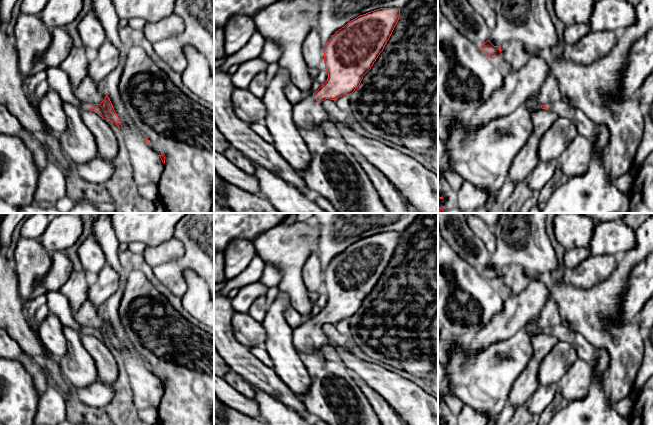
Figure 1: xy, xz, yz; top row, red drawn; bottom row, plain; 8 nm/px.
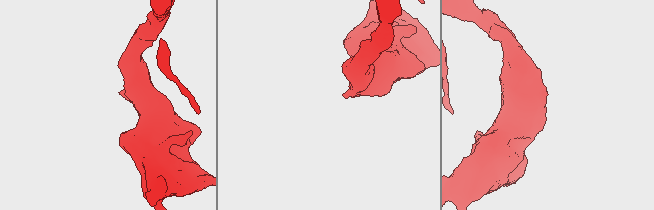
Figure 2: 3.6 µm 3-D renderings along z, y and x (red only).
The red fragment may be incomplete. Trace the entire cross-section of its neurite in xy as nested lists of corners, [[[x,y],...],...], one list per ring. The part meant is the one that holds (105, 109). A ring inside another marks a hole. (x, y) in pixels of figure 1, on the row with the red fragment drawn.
[[[106,95],[105,99],[100,104],[81,103],[79,109],[91,110],[97,113],[106,121],[114,123],[119,129],[122,128],[119,117],[117,116],[110,98]]]

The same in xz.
[[[380,8],[351,20],[331,36],[323,49],[325,69],[328,72],[327,81],[313,93],[312,97],[303,98],[293,106],[292,117],[298,128],[311,130],[329,120],[321,102],[326,99],[336,100],[355,91],[363,76],[383,51],[399,17],[400,8]]]

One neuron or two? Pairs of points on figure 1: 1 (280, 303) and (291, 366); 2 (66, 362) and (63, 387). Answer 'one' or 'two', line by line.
1: one
2: two

